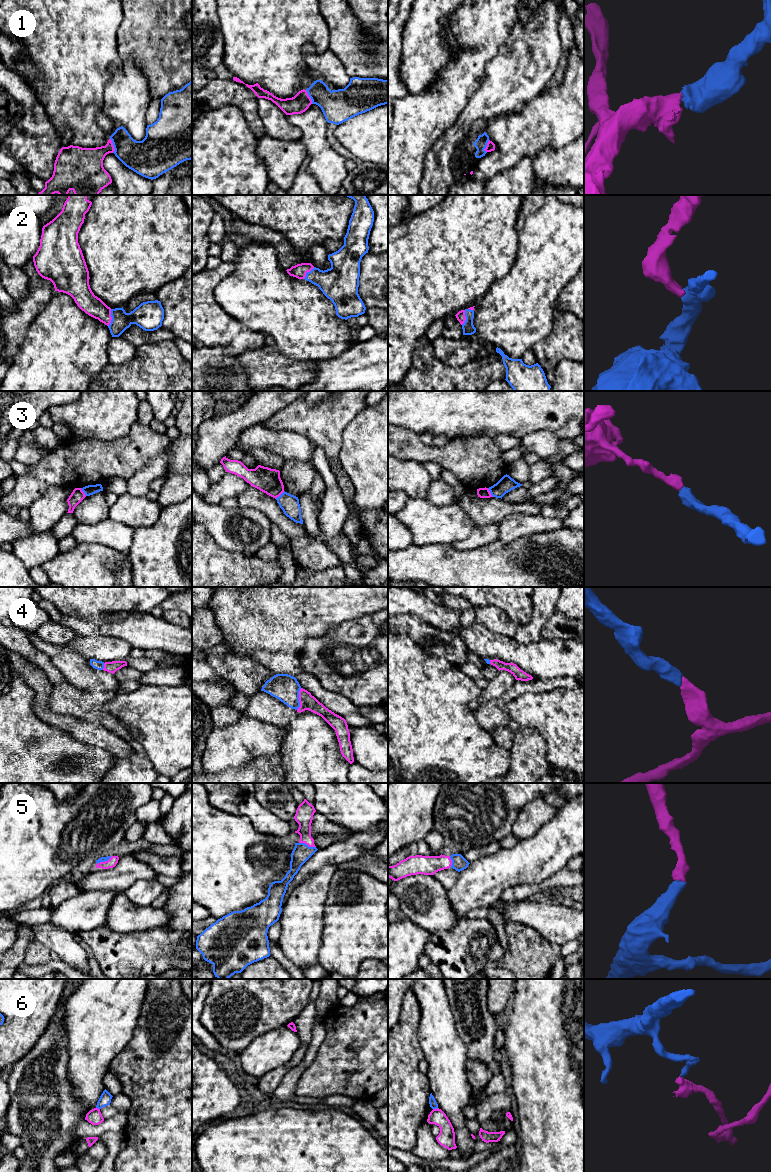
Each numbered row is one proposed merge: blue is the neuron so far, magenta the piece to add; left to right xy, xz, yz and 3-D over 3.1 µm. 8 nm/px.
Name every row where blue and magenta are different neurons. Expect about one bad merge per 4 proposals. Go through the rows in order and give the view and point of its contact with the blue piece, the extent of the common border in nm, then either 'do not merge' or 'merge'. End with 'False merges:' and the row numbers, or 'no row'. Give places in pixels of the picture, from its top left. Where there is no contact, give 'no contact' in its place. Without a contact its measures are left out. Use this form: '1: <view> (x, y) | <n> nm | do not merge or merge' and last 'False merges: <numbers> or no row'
1: xy (113, 145) | 120 nm | merge
2: xy (112, 318) | 150 nm | merge
3: xz (280, 495) | 100 nm | do not merge
4: xz (298, 699) | 180 nm | merge
5: xz (307, 845) | 140 nm | merge
6: yz (435, 1108) | 40 nm | do not merge
False merges: 3, 6

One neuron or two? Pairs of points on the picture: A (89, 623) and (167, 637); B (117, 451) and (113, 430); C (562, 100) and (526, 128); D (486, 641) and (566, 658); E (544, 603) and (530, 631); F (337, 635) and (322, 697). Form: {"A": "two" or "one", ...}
{"A": "one", "B": "two", "C": "one", "D": "one", "E": "one", "F": "two"}

